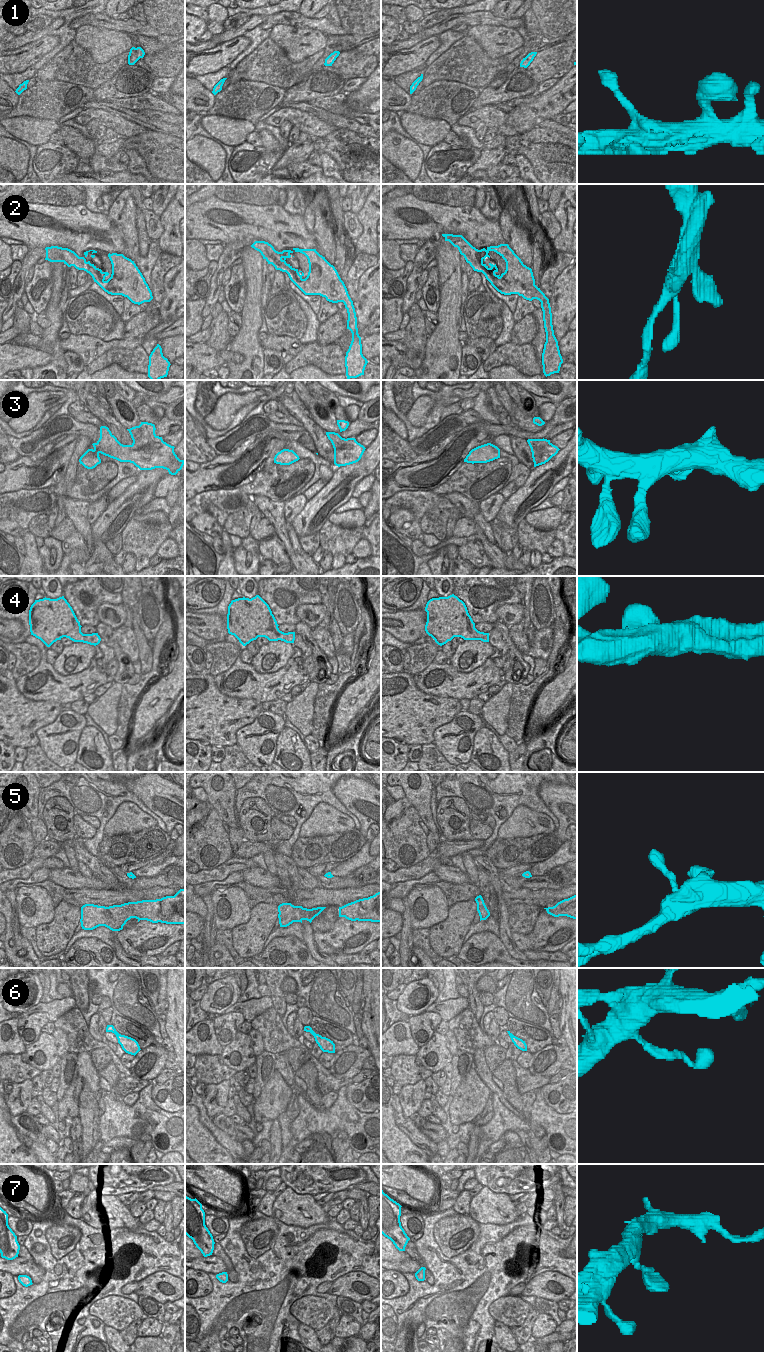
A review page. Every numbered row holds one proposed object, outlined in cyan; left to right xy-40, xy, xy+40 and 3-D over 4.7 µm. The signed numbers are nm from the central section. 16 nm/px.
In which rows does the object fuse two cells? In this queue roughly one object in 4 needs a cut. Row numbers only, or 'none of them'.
none of them

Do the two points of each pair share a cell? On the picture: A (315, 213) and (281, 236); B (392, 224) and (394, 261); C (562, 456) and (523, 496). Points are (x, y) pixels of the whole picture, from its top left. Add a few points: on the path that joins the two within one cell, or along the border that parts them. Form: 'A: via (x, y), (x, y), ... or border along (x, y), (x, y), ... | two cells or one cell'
A: border along (302, 216), (305, 228), (315, 241) | two cells
B: border along (391, 239), (394, 240) | two cells
C: via (551, 467), (536, 476), (529, 485) | one cell

